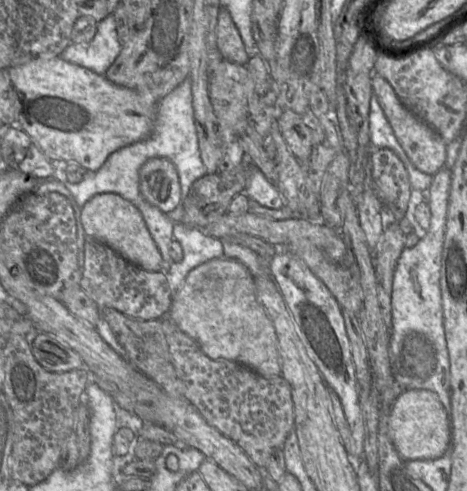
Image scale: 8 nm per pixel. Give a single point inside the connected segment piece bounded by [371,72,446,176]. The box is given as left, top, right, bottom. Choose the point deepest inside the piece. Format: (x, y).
(424, 147)

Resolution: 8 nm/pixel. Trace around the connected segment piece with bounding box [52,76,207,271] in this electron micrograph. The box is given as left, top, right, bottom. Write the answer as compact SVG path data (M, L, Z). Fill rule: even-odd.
M189 76L156 104L153 130L148 137L116 150L97 171L87 170L83 179L78 183L69 182L61 170L57 170L57 166L52 179L66 186L81 209L88 200L101 193L115 193L129 200L142 214L147 229L162 255L165 271L165 266L172 262L169 250L174 240L174 222L167 214L146 201L139 190L139 169L148 159L154 157L166 158L175 166L181 188L181 203L187 197L192 184L207 174L199 151Z

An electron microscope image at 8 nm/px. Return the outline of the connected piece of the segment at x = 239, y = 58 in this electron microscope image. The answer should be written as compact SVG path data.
M221 7L216 26L217 47L223 59L246 65L249 57L245 51L242 38L235 26L229 11Z

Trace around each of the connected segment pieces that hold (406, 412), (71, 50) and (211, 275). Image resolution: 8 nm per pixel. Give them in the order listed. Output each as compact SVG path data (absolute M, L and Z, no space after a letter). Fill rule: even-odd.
M404 390L389 410L388 425L391 440L405 461L437 459L446 452L450 424L444 406L433 391Z
M113 14L97 23L95 36L88 43L70 43L60 54L67 62L104 75L122 49Z
M226 257L192 269L173 295L167 316L212 360L229 360L259 375L281 375L275 328L257 300L254 278L239 261Z

